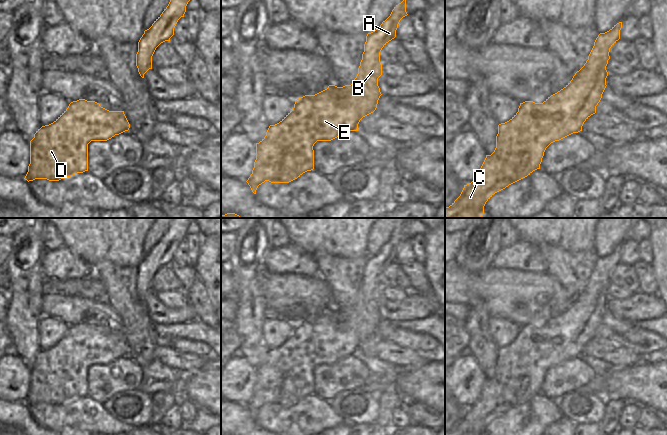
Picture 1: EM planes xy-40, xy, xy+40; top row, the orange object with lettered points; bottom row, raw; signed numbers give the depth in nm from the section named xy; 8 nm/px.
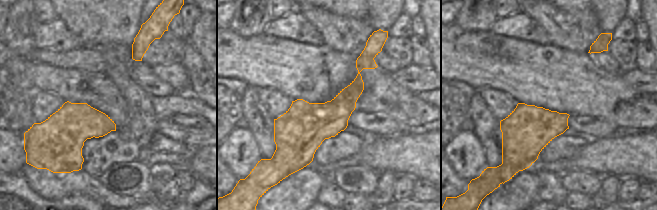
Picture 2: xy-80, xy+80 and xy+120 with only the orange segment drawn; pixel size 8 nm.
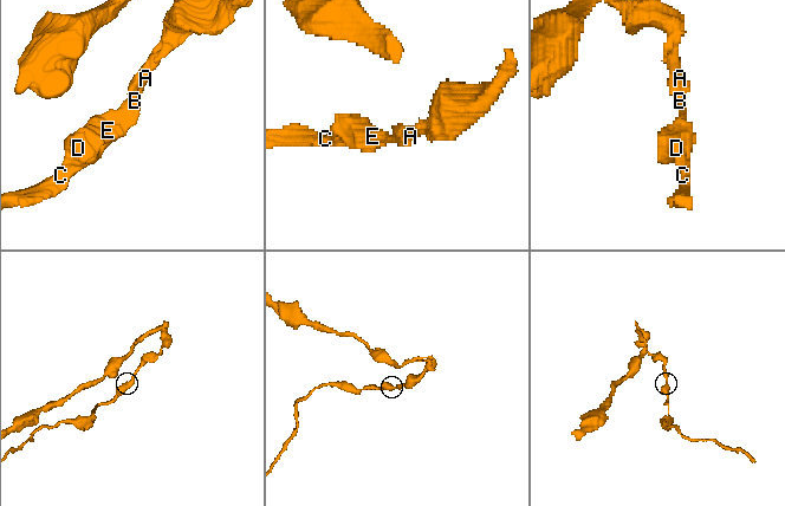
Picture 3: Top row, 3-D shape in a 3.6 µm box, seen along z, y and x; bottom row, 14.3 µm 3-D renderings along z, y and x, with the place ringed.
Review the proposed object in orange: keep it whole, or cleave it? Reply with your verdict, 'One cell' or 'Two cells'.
One cell.

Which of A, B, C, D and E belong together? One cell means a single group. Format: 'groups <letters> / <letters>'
groups A B C D E

